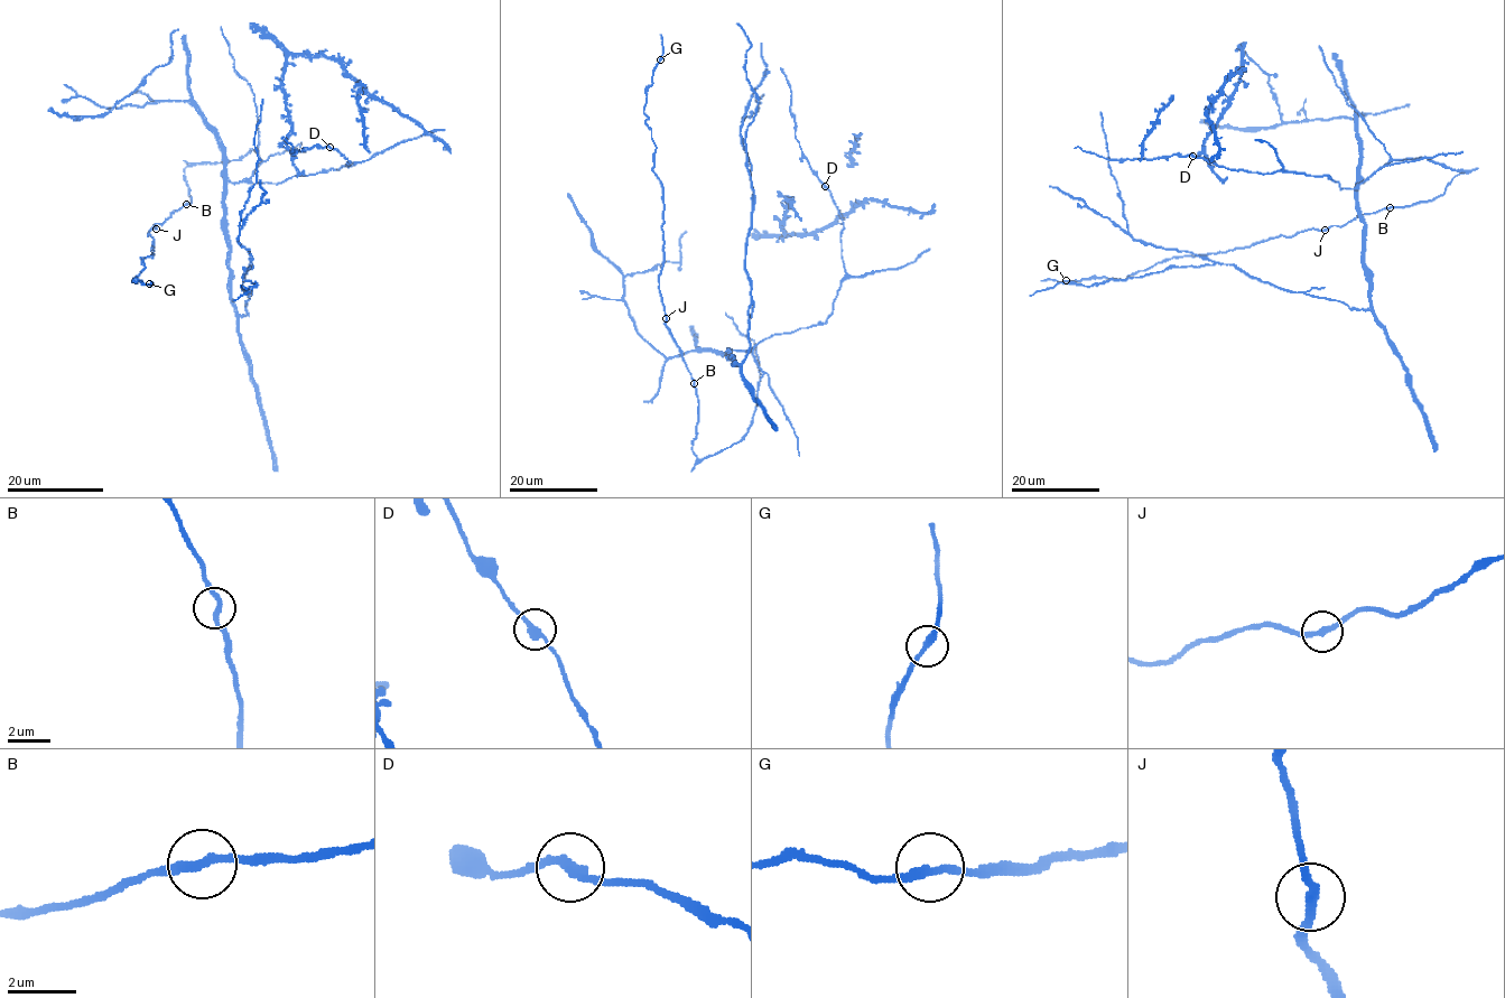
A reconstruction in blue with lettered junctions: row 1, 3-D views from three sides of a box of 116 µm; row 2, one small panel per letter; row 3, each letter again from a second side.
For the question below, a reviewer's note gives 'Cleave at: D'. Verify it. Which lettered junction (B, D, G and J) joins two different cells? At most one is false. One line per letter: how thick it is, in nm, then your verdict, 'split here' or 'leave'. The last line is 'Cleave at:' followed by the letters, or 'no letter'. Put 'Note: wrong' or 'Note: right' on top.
Note: wrong
B: 240 nm | leave
D: 240 nm | leave
G: 260 nm | leave
J: 240 nm | leave
Cleave at: no letter

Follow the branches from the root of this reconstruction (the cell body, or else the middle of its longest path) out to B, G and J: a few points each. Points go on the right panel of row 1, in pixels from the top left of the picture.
B: (1384, 165), (1422, 157), (1446, 168), (1466, 171), (1456, 176), (1445, 192), (1431, 199), (1390, 207)
G: (1384, 165), (1422, 157), (1466, 171), (1431, 199), (1358, 214), (1341, 226), (1166, 259), (1123, 280), (1066, 280)
J: (1384, 165), (1422, 157), (1466, 171), (1431, 199), (1358, 214), (1341, 226), (1325, 230)

